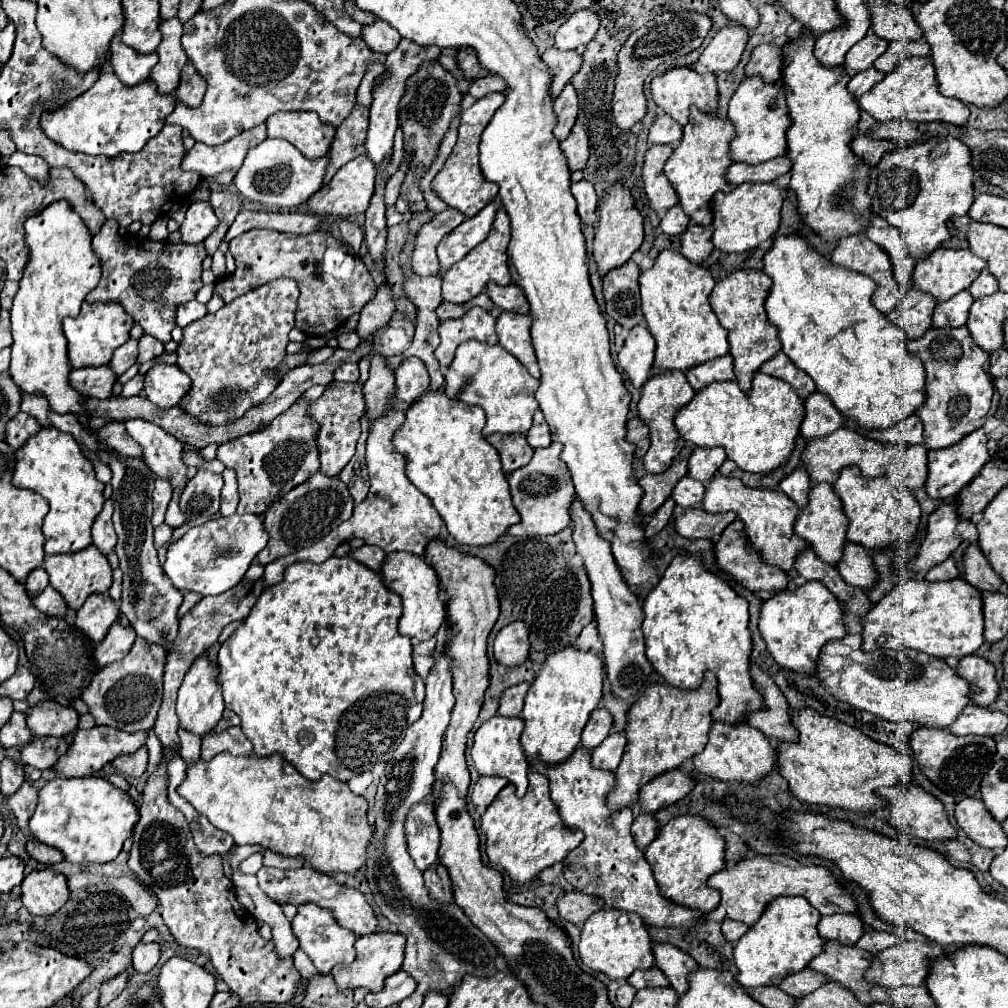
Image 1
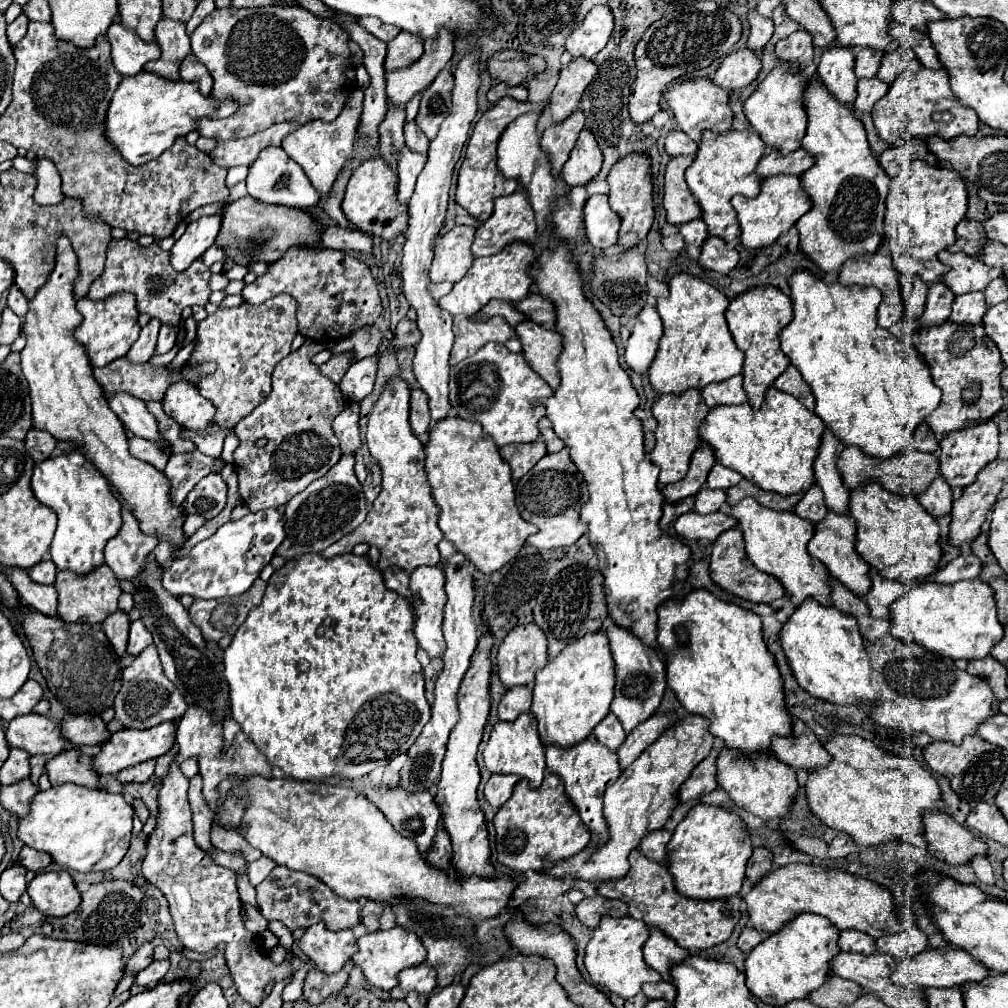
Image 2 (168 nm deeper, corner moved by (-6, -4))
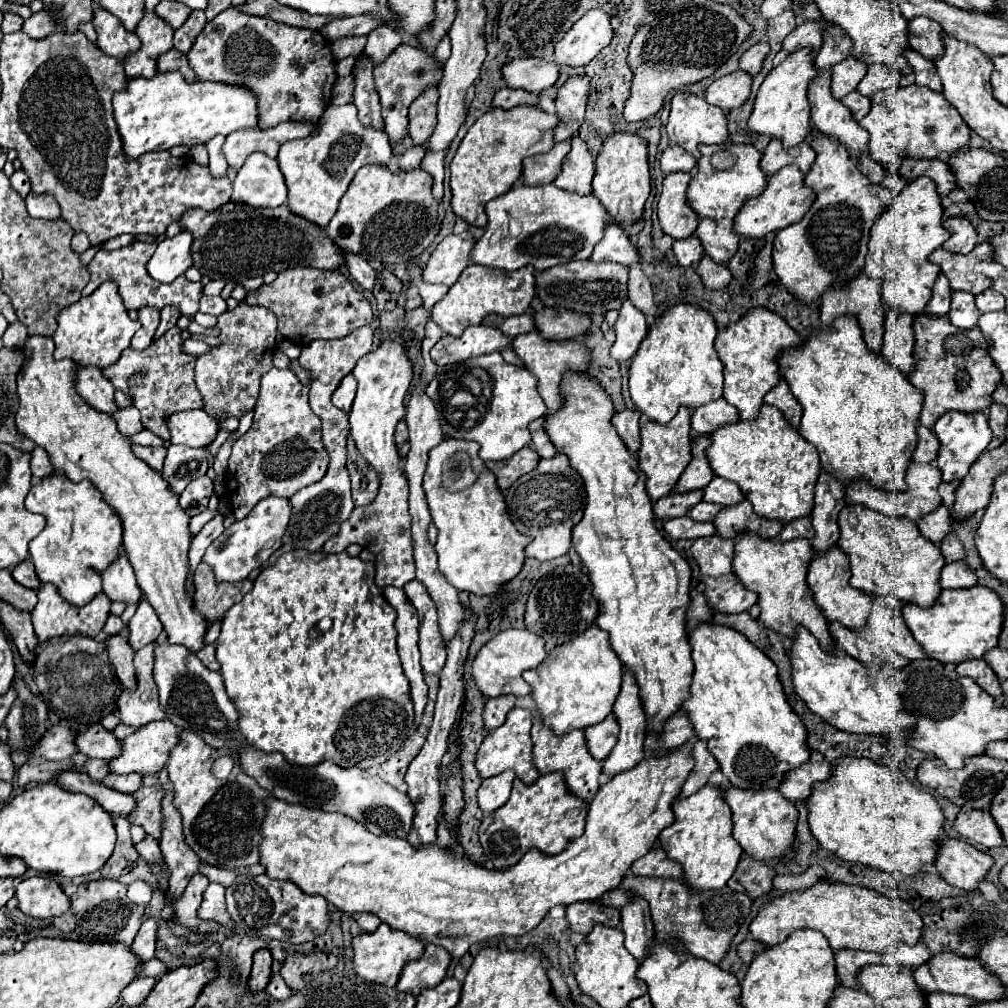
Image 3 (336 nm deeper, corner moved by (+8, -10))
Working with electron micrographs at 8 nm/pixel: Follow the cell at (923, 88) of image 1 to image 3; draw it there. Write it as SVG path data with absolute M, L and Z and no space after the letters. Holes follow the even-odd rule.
M908 85L896 89L894 93L890 89L884 89L874 93L870 99L860 95L858 91L850 91L840 101L852 111L852 117L856 121L860 121L870 109L870 113L860 121L860 125L870 133L868 153L878 163L898 167L902 157L906 155L934 159L942 151L954 153L968 145L970 127L960 119L960 113L942 97L942 93L936 93L928 87Z

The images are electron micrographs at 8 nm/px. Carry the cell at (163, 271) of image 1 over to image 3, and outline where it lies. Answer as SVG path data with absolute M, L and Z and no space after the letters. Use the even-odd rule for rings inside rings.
M134 241L130 247L114 249L114 251L100 249L94 255L94 259L90 261L90 265L88 265L88 269L90 269L90 283L82 289L82 297L88 297L104 281L114 281L118 285L118 293L120 293L120 297L124 301L124 307L128 311L138 311L142 307L156 307L158 311L164 309L164 307L176 307L180 311L180 315L194 317L196 311L198 311L198 299L202 297L202 283L192 283L184 275L178 277L170 285L156 283L148 275L148 271L146 271L146 263L154 255L154 251L156 251L156 243L140 243L140 241Z

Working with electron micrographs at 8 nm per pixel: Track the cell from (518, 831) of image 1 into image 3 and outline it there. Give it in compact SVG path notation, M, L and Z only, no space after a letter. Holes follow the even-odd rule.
M560 771L540 775L534 785L524 785L520 779L514 779L510 799L480 825L480 843L486 859L494 869L510 869L534 847L546 855L558 855L574 841L574 837L584 833L586 809L588 803L566 791Z

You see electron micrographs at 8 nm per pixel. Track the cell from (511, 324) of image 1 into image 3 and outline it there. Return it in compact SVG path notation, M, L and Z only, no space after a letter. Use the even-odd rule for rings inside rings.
M536 331L518 335L512 339L512 349L516 351L516 355L524 361L524 367L538 379L538 393L544 399L548 411L556 411L562 405L560 399L560 377L562 371L566 369L574 369L574 371L586 371L588 369L588 351L580 341L568 339L568 341L550 341L550 339L542 339Z

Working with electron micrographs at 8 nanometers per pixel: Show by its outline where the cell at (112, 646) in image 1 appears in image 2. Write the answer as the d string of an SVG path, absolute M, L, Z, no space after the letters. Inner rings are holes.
M142 619L134 621L130 627L130 639L128 639L128 653L132 653L134 657L138 653L142 653L148 645L152 643L152 635L148 633L146 625L142 623Z

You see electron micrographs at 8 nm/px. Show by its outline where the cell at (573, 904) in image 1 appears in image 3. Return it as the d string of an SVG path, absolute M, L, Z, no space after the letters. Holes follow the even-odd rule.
M578 901L570 907L566 907L566 919L570 925L570 931L588 935L594 923L602 923L606 927L616 927L620 921L620 911L612 907L602 907L590 901Z

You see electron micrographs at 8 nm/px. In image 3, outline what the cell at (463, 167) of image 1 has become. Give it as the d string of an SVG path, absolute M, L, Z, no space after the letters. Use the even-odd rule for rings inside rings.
M520 105L514 109L490 109L484 113L462 139L452 163L450 163L450 189L452 211L466 219L470 225L484 227L484 205L506 193L522 173L522 159L544 153L554 145L552 127L558 123L556 115L550 115L534 105Z

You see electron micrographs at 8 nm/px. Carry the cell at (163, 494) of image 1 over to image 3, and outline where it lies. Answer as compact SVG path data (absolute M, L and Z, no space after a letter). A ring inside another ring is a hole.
M170 445L164 461L164 469L160 473L164 481L170 485L170 489L178 495L186 489L192 477L206 475L206 469L208 469L208 461L202 449L192 449L186 445Z

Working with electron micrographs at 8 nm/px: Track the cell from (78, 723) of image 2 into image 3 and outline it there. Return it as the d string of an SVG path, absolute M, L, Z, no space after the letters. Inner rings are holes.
M94 723L84 731L76 731L74 743L78 751L88 757L110 761L114 759L114 755L118 755L118 739L110 731L106 731L100 723Z

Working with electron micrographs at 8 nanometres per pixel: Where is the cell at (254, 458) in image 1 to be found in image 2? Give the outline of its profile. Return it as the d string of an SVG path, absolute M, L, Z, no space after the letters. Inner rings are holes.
M306 339L306 343L298 351L284 357L284 361L280 361L274 369L272 393L268 395L268 399L234 427L240 439L240 447L234 451L234 469L238 475L242 501L248 505L252 513L268 507L286 505L296 493L304 491L312 481L324 477L342 455L336 435L332 431L332 421L340 413L340 409L344 409L346 405L344 397L338 385L324 377L318 371L318 367L310 361L310 357L322 349L324 349L322 343Z

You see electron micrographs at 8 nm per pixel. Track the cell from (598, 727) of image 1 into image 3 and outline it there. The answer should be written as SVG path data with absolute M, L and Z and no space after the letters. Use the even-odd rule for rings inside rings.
M608 715L604 721L586 727L584 733L586 733L586 743L588 743L590 755L598 761L604 761L618 741L618 723L616 723L614 715Z

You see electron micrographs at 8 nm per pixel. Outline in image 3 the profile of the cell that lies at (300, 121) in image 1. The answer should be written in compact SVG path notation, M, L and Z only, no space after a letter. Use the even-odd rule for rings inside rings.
M346 103L330 105L314 127L314 133L304 139L284 143L276 159L288 185L290 211L318 223L320 227L326 227L326 223L338 209L340 195L348 189L348 183L360 167L378 163L392 173L412 171L420 167L424 155L424 147L410 147L406 153L394 153L388 143L388 135L384 131L362 127L354 103Z

